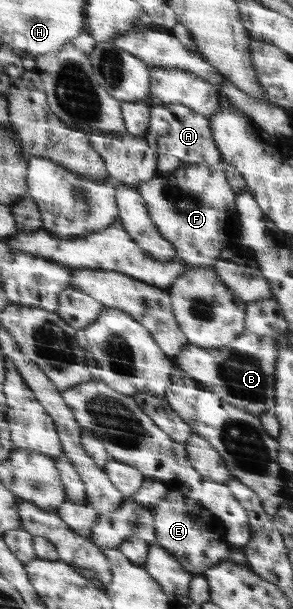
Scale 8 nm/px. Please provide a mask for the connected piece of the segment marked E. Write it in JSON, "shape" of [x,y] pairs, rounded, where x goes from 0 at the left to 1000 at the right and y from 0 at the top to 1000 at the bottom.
{"shape":[[[587,801],[580,805],[587,814],[573,814],[573,821],[515,834],[529,857],[532,893],[580,906],[638,939],[662,946],[696,943],[730,928],[778,921],[782,895],[765,877],[713,870],[710,860],[717,860],[717,851],[730,851],[727,844],[710,841],[696,829],[635,818],[631,811],[614,811],[601,805],[608,803]]]}

